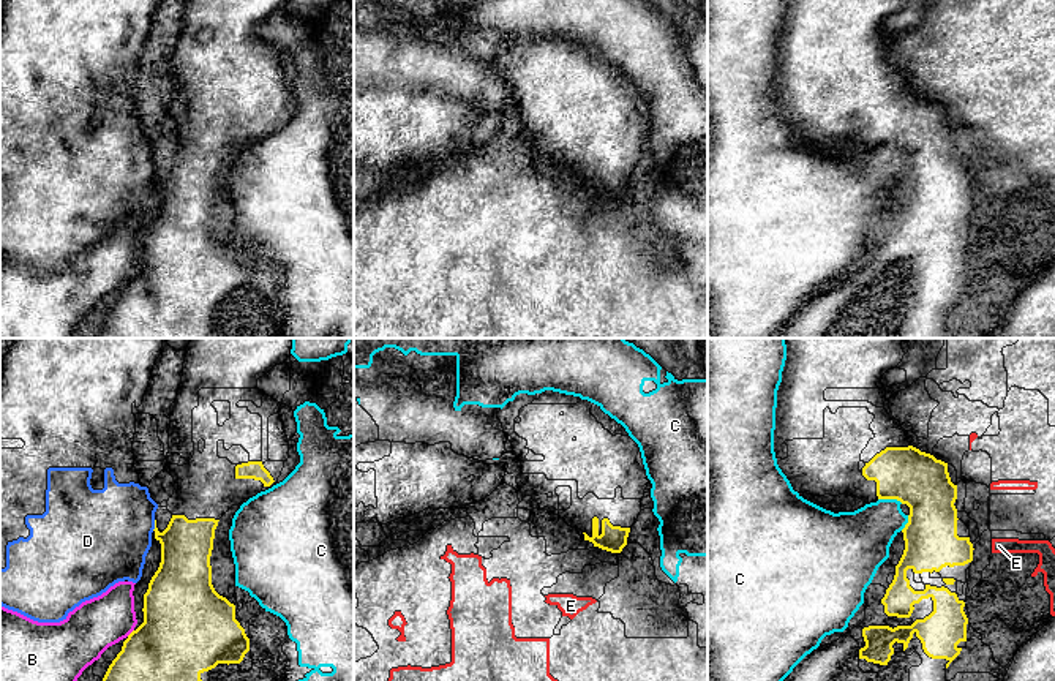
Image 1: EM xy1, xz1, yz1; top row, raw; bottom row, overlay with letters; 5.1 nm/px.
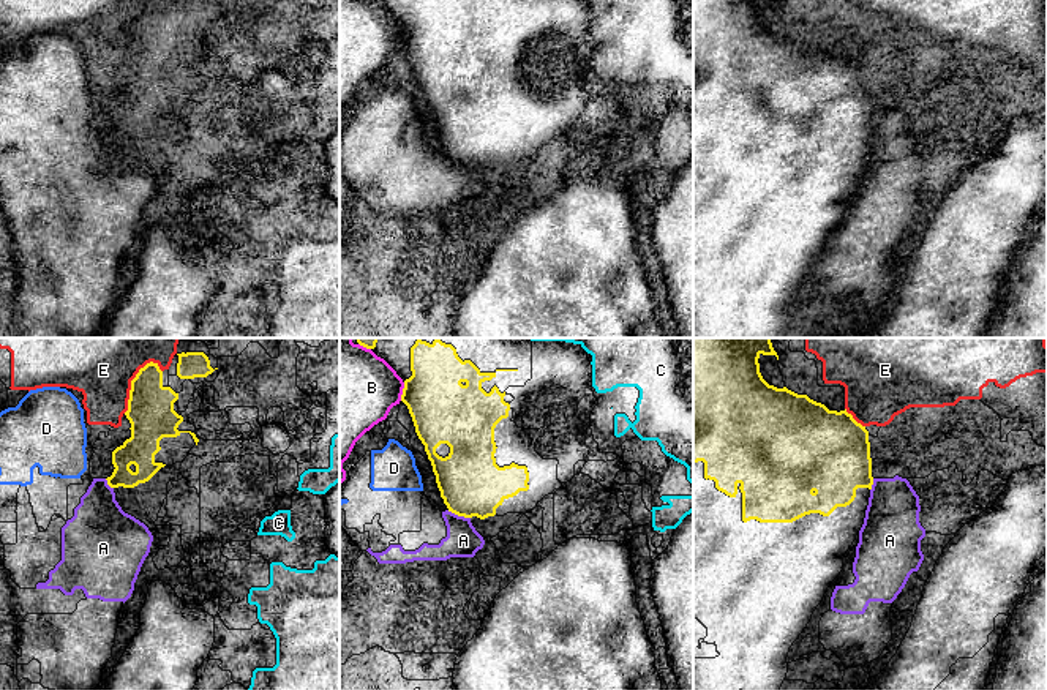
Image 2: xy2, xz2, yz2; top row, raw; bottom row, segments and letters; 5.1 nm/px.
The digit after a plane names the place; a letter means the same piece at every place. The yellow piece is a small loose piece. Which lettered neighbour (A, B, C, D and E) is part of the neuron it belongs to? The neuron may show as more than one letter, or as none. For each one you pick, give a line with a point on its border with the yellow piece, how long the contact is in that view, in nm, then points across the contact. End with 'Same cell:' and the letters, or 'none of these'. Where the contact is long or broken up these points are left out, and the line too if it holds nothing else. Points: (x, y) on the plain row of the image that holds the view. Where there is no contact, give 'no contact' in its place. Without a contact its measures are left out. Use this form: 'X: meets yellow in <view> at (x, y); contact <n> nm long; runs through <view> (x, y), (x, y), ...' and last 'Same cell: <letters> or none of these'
Same cell: none of these

